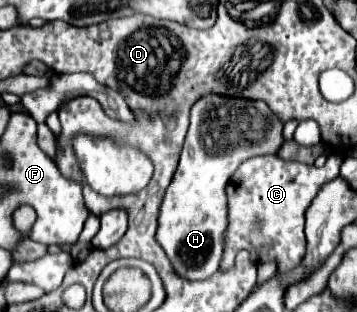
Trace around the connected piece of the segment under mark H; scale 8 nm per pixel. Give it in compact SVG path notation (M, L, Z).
M207 94L201 96L193 108L191 108L191 126L183 144L179 168L173 176L173 182L169 184L169 190L165 192L161 214L159 214L159 230L157 240L165 248L173 268L189 280L205 280L213 272L219 270L219 262L225 252L225 232L227 232L227 184L233 176L233 172L241 166L241 162L263 156L263 154L275 154L283 144L283 124L277 120L277 116L271 114L269 106L261 100L249 100L249 98L231 98L221 94Z

